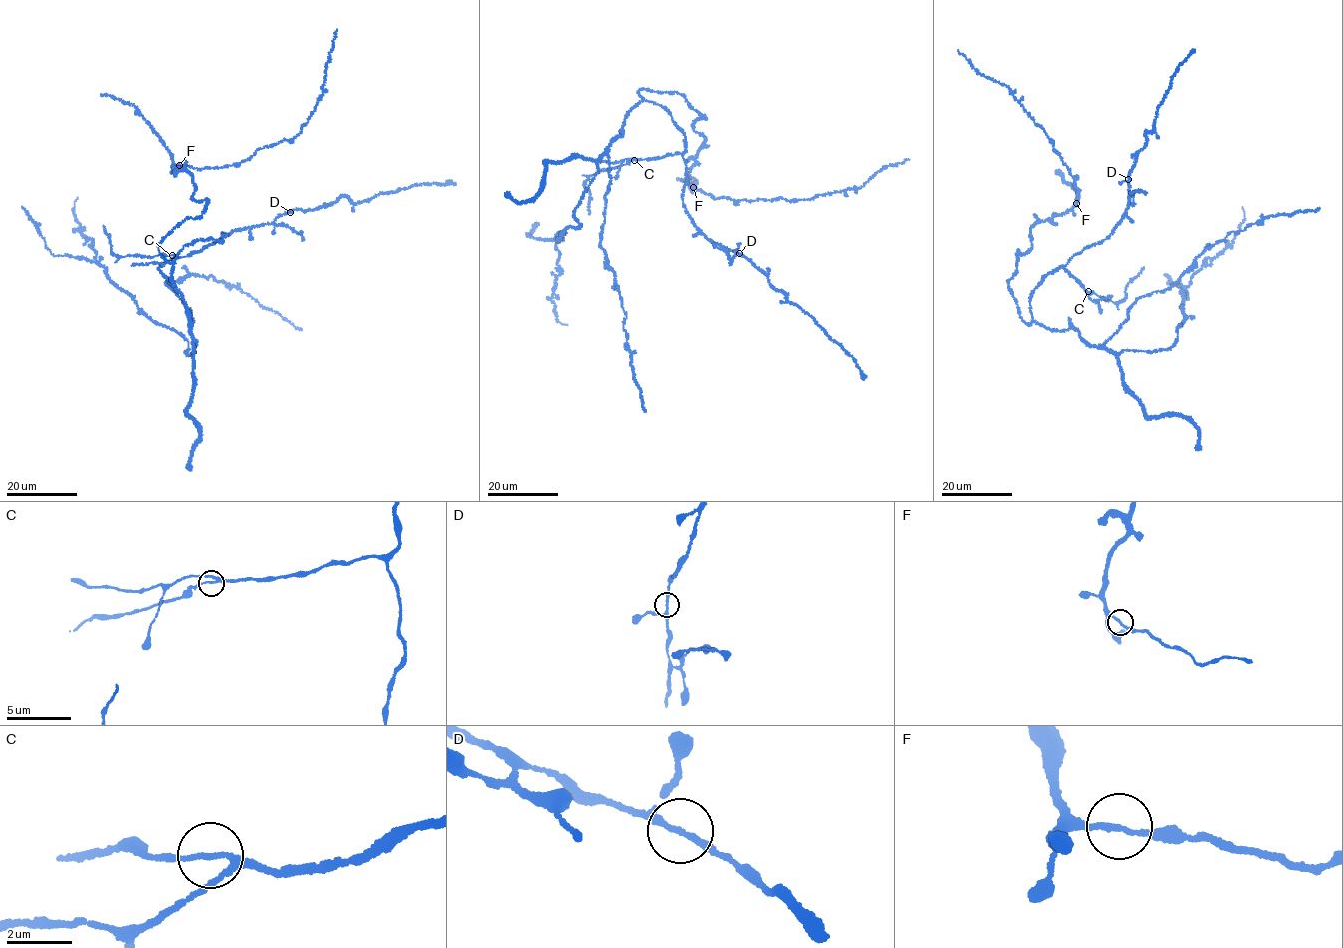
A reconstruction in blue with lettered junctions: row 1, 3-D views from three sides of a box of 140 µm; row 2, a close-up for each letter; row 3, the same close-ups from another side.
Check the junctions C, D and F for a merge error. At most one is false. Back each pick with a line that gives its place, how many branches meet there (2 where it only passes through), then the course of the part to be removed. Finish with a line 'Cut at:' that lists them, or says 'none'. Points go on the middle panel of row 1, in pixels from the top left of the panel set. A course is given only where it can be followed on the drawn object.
Cut at: none

